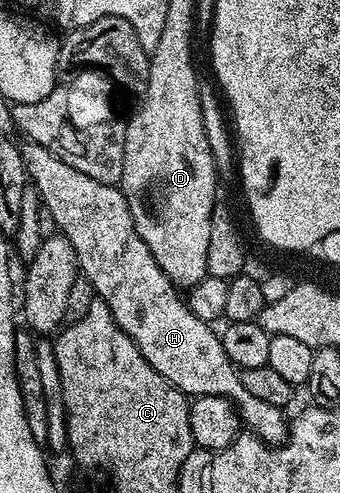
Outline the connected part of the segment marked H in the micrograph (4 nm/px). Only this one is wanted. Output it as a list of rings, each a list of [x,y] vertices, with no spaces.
[[[25,141],[21,145],[21,158],[25,164],[27,179],[37,189],[40,204],[43,209],[54,219],[54,224],[61,235],[72,242],[72,250],[76,250],[76,258],[81,275],[85,276],[87,282],[93,286],[97,299],[103,300],[108,310],[114,315],[114,320],[131,338],[136,346],[148,358],[148,362],[161,374],[166,381],[188,398],[206,395],[218,395],[220,398],[228,399],[238,409],[241,423],[253,435],[258,436],[264,443],[271,446],[285,444],[288,435],[288,416],[281,408],[272,406],[262,399],[248,394],[244,390],[244,382],[239,369],[235,368],[233,362],[224,354],[222,337],[217,331],[213,332],[207,321],[201,320],[195,312],[191,312],[185,299],[178,300],[179,289],[160,270],[160,266],[154,258],[148,246],[144,246],[144,240],[140,234],[136,234],[136,226],[132,222],[130,207],[117,185],[97,182],[75,170],[66,162],[61,162],[50,150],[38,143]]]

